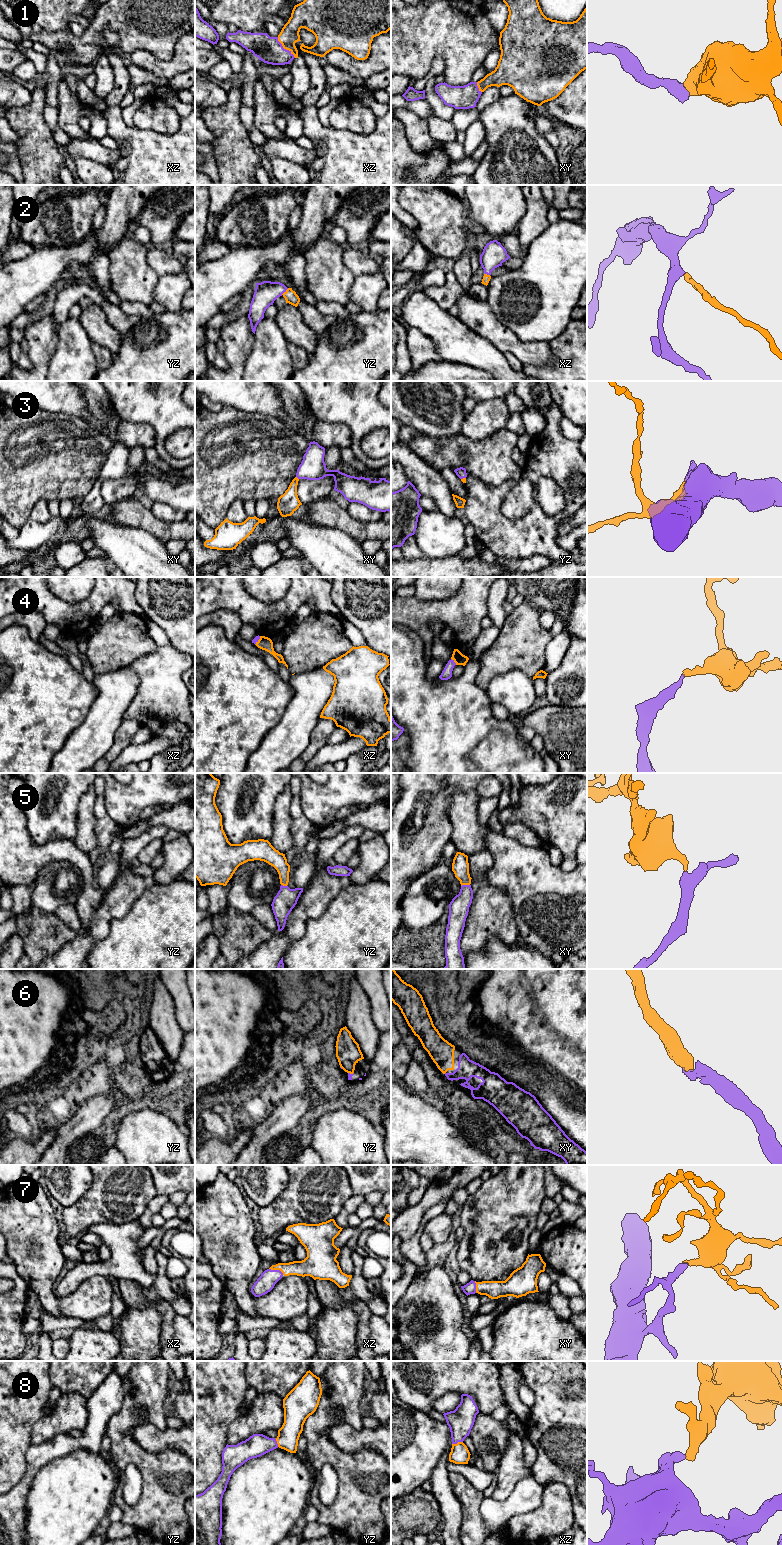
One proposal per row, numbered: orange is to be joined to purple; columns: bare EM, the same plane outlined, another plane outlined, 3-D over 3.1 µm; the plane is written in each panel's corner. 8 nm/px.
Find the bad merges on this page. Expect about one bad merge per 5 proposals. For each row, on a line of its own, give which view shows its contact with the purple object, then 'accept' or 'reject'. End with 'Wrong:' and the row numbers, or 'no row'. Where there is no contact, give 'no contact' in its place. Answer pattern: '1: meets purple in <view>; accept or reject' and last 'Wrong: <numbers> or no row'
1: meets purple in xz; accept
2: meets purple in yz; accept
3: meets purple in xy; accept
4: meets purple in xy; accept
5: meets purple in xy; accept
6: meets purple in yz; accept
7: meets purple in xz; accept
8: meets purple in xz; accept
Wrong: no row

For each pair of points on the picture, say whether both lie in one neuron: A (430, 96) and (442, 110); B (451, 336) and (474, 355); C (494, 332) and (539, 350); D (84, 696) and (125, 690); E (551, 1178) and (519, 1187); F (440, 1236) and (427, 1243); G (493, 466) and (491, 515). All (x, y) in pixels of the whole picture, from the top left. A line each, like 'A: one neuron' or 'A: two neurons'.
A: one neuron
B: one neuron
C: one neuron
D: two neurons
E: two neurons
F: two neurons
G: two neurons

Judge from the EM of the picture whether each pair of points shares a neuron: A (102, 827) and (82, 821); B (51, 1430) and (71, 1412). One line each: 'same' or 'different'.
A: different
B: same

